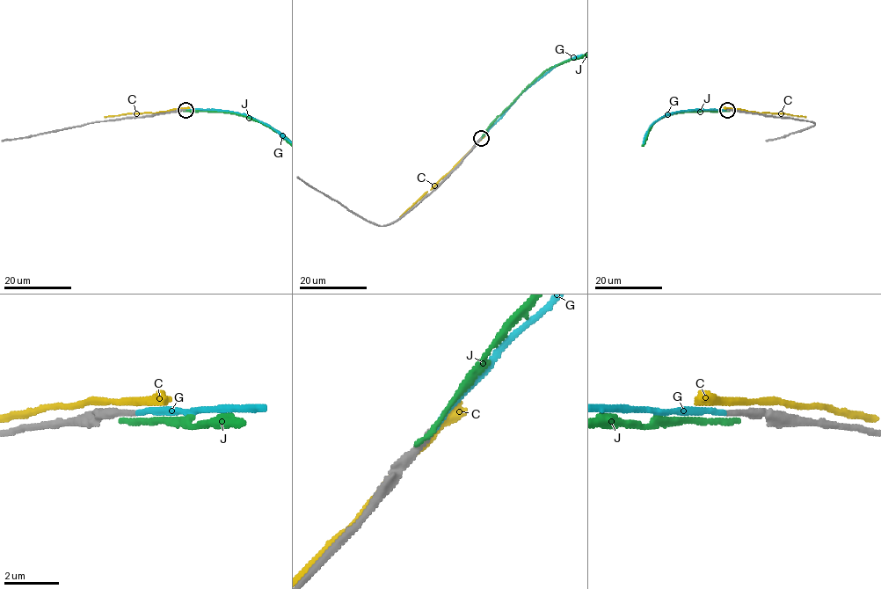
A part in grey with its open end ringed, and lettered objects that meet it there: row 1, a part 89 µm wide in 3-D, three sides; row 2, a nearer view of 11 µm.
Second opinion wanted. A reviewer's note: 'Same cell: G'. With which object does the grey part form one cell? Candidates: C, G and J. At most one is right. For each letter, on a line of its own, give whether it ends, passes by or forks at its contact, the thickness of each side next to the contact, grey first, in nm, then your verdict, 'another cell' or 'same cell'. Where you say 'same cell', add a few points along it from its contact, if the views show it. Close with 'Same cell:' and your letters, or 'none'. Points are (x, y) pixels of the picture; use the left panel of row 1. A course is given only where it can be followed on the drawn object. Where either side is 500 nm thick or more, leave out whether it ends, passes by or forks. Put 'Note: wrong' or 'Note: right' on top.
Note: right
C: it passes by | 320/190 nm | another cell
G: it ends | 240/200 nm | same cell
J: it ends | 320/190 nm | another cell
Same cell: G

